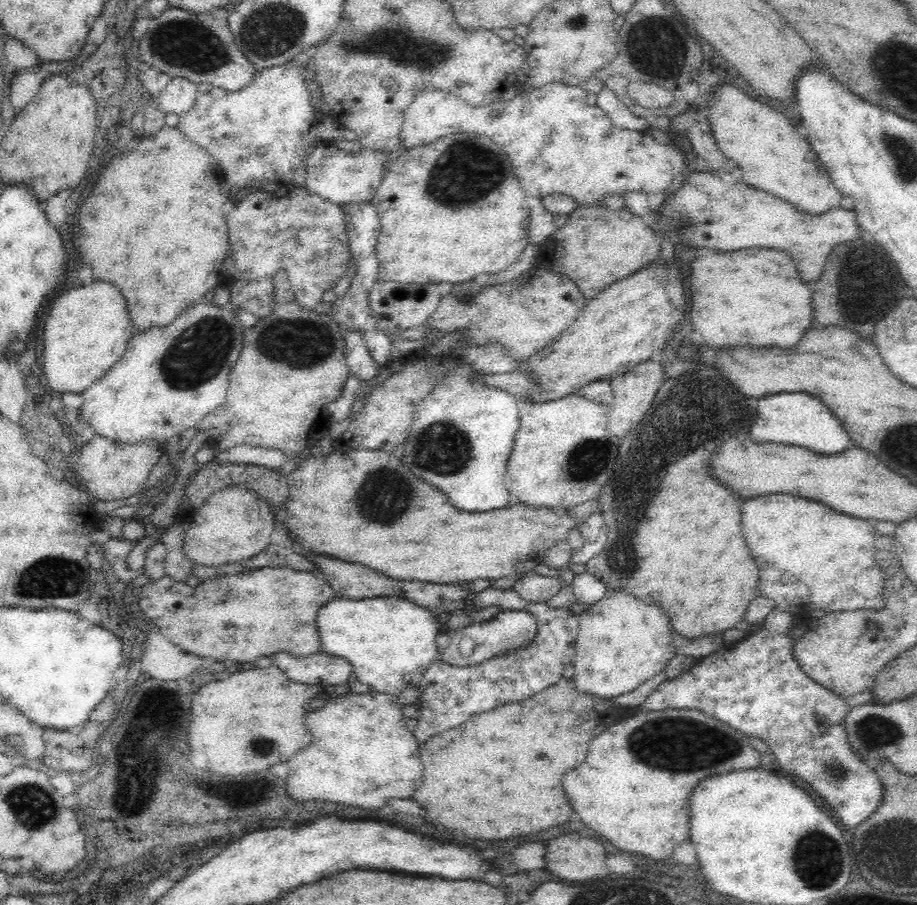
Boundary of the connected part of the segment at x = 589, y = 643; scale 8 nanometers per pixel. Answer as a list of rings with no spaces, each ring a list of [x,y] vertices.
[[[607,589],[604,596],[588,610],[579,614],[579,631],[576,637],[576,656],[572,662],[572,679],[575,689],[582,694],[611,699],[636,690],[638,686],[664,672],[669,662],[677,655],[670,632],[670,620],[658,606],[648,606],[636,600],[633,594]]]

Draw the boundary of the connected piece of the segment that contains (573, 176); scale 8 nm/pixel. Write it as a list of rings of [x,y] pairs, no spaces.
[[[548,83],[538,88],[525,88],[522,92],[517,93],[511,100],[503,101],[496,97],[490,104],[482,106],[472,106],[466,101],[462,100],[457,94],[440,88],[422,88],[422,90],[416,90],[412,94],[412,100],[410,100],[410,106],[403,113],[403,127],[400,131],[399,138],[401,139],[401,146],[406,149],[414,148],[420,145],[427,145],[444,136],[453,135],[456,133],[468,133],[469,135],[482,135],[486,138],[492,139],[496,144],[499,144],[505,153],[510,157],[513,163],[513,169],[520,186],[524,189],[524,192],[531,196],[539,197],[548,196],[548,194],[564,194],[573,198],[576,203],[581,205],[592,204],[594,207],[605,206],[603,200],[612,193],[624,196],[629,192],[641,192],[644,194],[664,193],[666,188],[674,182],[674,178],[678,174],[684,173],[686,170],[686,163],[684,163],[684,147],[678,143],[673,145],[666,145],[660,143],[654,139],[649,129],[632,130],[628,128],[618,128],[614,122],[610,120],[610,117],[604,112],[597,104],[588,105],[585,98],[587,90],[582,85],[567,85],[564,83]]]

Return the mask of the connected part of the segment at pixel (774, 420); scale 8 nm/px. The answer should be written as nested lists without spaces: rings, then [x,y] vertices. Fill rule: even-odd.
[[[780,392],[758,400],[758,416],[754,426],[760,432],[752,432],[750,438],[760,443],[794,444],[823,455],[844,452],[852,440],[823,400],[806,392]]]

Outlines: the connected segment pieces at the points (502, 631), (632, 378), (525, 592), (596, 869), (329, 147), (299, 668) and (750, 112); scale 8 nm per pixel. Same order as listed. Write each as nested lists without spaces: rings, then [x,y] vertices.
[[[525,608],[522,610],[501,610],[489,621],[462,627],[460,631],[453,635],[449,645],[441,650],[439,660],[452,666],[474,666],[532,644],[536,633],[537,620],[529,610]]]
[[[650,359],[637,364],[634,368],[611,380],[613,402],[608,406],[607,427],[612,434],[625,436],[627,432],[630,432],[644,418],[644,414],[646,414],[658,393],[660,384],[665,380],[663,372],[661,363]]]
[[[526,573],[518,578],[511,590],[530,603],[547,602],[560,590],[560,581],[555,577],[547,577],[538,573]]]
[[[576,832],[552,838],[546,846],[546,870],[562,880],[592,880],[608,874],[606,852],[600,842]]]
[[[320,143],[303,161],[306,166],[305,190],[337,205],[369,202],[384,177],[382,172],[388,162],[388,154],[388,151],[370,151],[364,148],[354,155],[331,143]]]
[[[288,652],[274,653],[268,656],[290,680],[304,684],[342,684],[352,679],[352,665],[346,659],[328,655],[327,653],[311,654],[302,658],[294,658]]]
[[[732,84],[718,85],[713,90],[710,101],[711,111],[707,118],[709,118],[717,147],[726,158],[742,168],[744,183],[777,196],[789,202],[794,208],[811,215],[824,214],[834,207],[840,207],[842,193],[832,184],[809,142],[800,138],[793,125],[790,124],[790,120],[779,110],[773,108],[770,101],[756,100]]]

